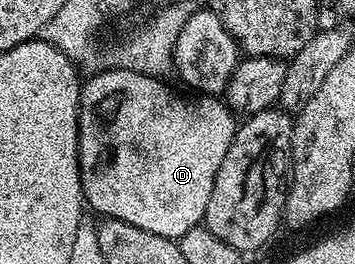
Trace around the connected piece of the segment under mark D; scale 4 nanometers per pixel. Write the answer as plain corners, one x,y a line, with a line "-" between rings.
113,67
112,70
104,70
101,74
96,74
92,79
85,81
80,88
80,119
78,120
78,152
80,153
80,179
82,180
82,188
84,189
84,200
89,207
92,206
104,218
117,218
118,220
126,220
126,224
134,224
134,228
146,228
146,232
154,232
154,236
166,236
173,240
179,240
183,234
190,232
190,228
201,225
204,221
204,213
206,212
206,204
210,200
210,192
214,192
214,176
218,176
218,168
222,168
222,160
226,157
226,148
230,148
230,144
236,135
238,118
235,113
219,97
216,96
188,96
192,98
183,98
180,94
175,94
170,87
167,86
167,81
151,78
145,74
139,74
130,69
122,69

